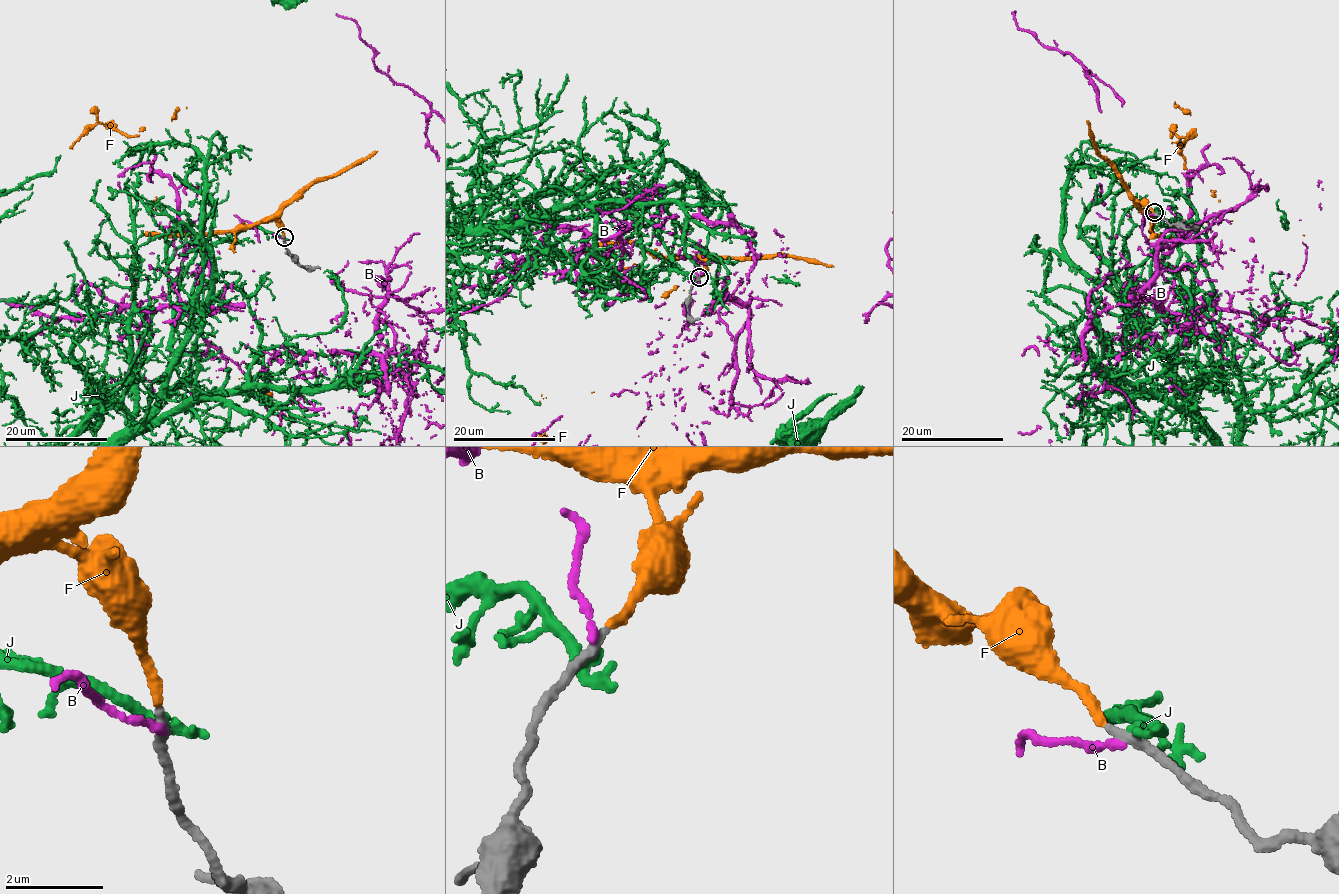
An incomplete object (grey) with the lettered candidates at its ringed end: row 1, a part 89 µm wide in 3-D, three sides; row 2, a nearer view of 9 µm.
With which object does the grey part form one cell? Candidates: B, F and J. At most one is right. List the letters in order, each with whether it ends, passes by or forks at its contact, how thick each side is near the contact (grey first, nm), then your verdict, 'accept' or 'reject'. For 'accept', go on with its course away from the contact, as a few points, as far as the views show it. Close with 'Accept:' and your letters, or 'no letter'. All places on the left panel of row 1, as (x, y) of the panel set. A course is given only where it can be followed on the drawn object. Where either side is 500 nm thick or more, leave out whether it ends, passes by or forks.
B: it ends there; 200 nm thick on the grey side, 150 nm on the other; reject
F: it ends there; 180 nm thick on the grey side, 200 nm on the other; accept
J: it forks there; 220 nm thick on the grey side, 150 nm on the other; reject
Accept: F

